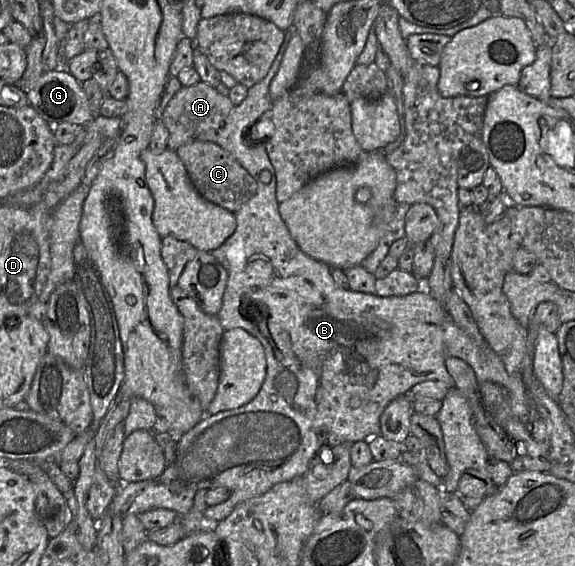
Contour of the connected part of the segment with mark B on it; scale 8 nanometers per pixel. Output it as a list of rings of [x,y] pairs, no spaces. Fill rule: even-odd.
[[[293,25],[291,28],[285,31],[283,43],[274,61],[272,62],[268,73],[262,80],[248,88],[248,93],[245,99],[240,104],[233,107],[226,119],[221,122],[220,127],[209,129],[197,136],[197,140],[213,142],[231,154],[239,162],[239,164],[256,180],[257,183],[255,194],[237,211],[234,212],[237,224],[234,233],[221,246],[211,251],[211,254],[222,264],[228,273],[227,285],[222,298],[222,306],[217,314],[220,325],[224,331],[234,328],[241,328],[260,341],[266,358],[266,375],[264,381],[258,394],[247,404],[235,409],[222,411],[214,415],[204,415],[204,417],[192,429],[180,435],[176,441],[175,458],[171,464],[166,466],[164,472],[160,476],[139,482],[122,482],[119,487],[117,487],[116,494],[107,507],[107,511],[112,511],[116,514],[119,514],[121,518],[124,518],[129,514],[138,515],[142,512],[152,509],[169,509],[175,511],[178,516],[182,516],[187,514],[191,509],[195,494],[198,490],[210,490],[217,487],[226,487],[230,491],[229,498],[226,501],[214,506],[207,506],[206,510],[204,511],[204,517],[207,522],[209,524],[216,525],[228,517],[238,504],[266,493],[278,483],[290,481],[296,477],[302,477],[304,473],[310,468],[311,460],[316,455],[320,455],[320,451],[322,449],[331,449],[334,446],[342,443],[353,444],[358,441],[366,441],[367,439],[370,439],[374,436],[378,436],[380,433],[380,416],[386,406],[395,398],[407,394],[414,385],[426,381],[439,381],[446,384],[449,389],[452,389],[454,387],[454,380],[453,377],[448,373],[445,365],[445,360],[449,356],[459,358],[466,362],[473,369],[478,384],[482,384],[484,382],[493,382],[505,389],[506,399],[498,407],[497,410],[491,411],[492,418],[498,425],[500,425],[502,429],[505,421],[512,417],[517,418],[524,424],[531,426],[531,403],[529,402],[529,396],[527,394],[521,374],[510,375],[507,372],[504,362],[500,356],[490,347],[487,342],[473,343],[470,337],[452,320],[443,304],[436,300],[429,292],[422,288],[414,293],[404,296],[381,297],[377,296],[376,294],[367,294],[363,292],[355,292],[350,289],[340,288],[335,284],[331,276],[331,267],[321,261],[307,256],[299,249],[296,242],[291,237],[289,230],[282,220],[278,210],[279,203],[277,202],[275,196],[276,174],[263,144],[265,141],[264,130],[259,129],[259,126],[260,124],[265,123],[267,117],[269,117],[268,115],[270,114],[270,109],[272,106],[272,100],[269,92],[270,82],[279,69],[282,57],[293,34],[293,31]],[[263,170],[267,170],[271,174],[271,180],[269,183],[263,183],[259,180],[259,174]],[[245,302],[256,306],[258,316],[252,316],[251,318],[244,317],[241,307]]]

